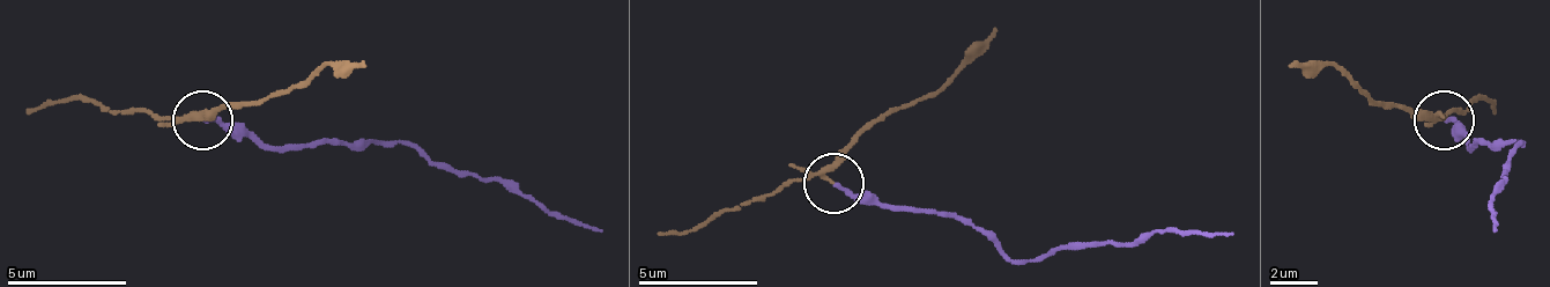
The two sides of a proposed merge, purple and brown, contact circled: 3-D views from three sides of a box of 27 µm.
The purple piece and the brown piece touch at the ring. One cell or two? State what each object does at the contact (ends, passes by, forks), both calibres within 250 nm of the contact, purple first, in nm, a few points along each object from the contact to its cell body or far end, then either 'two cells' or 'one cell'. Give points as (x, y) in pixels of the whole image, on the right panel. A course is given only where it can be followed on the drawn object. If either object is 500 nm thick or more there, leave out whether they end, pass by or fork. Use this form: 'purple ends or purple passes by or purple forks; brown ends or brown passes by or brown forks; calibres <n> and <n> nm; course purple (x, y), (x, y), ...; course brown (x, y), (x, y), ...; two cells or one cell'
purple ends; brown passes by; calibres 200 and 140 nm; course purple (1445, 122), (1456, 127), (1469, 139), (1469, 146), (1522, 146), (1505, 169), (1505, 181), (1492, 193), (1492, 229); course brown (1445, 116), (1392, 110), (1362, 92), (1332, 61), (1290, 67); two cells

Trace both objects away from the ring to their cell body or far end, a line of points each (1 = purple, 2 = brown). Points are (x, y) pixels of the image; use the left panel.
1: (204, 122), (245, 127), (257, 139), (305, 146), (413, 146), (454, 169), (513, 181), (526, 193), (603, 229)
2: (204, 116), (234, 110), (293, 92), (323, 61), (364, 67)

